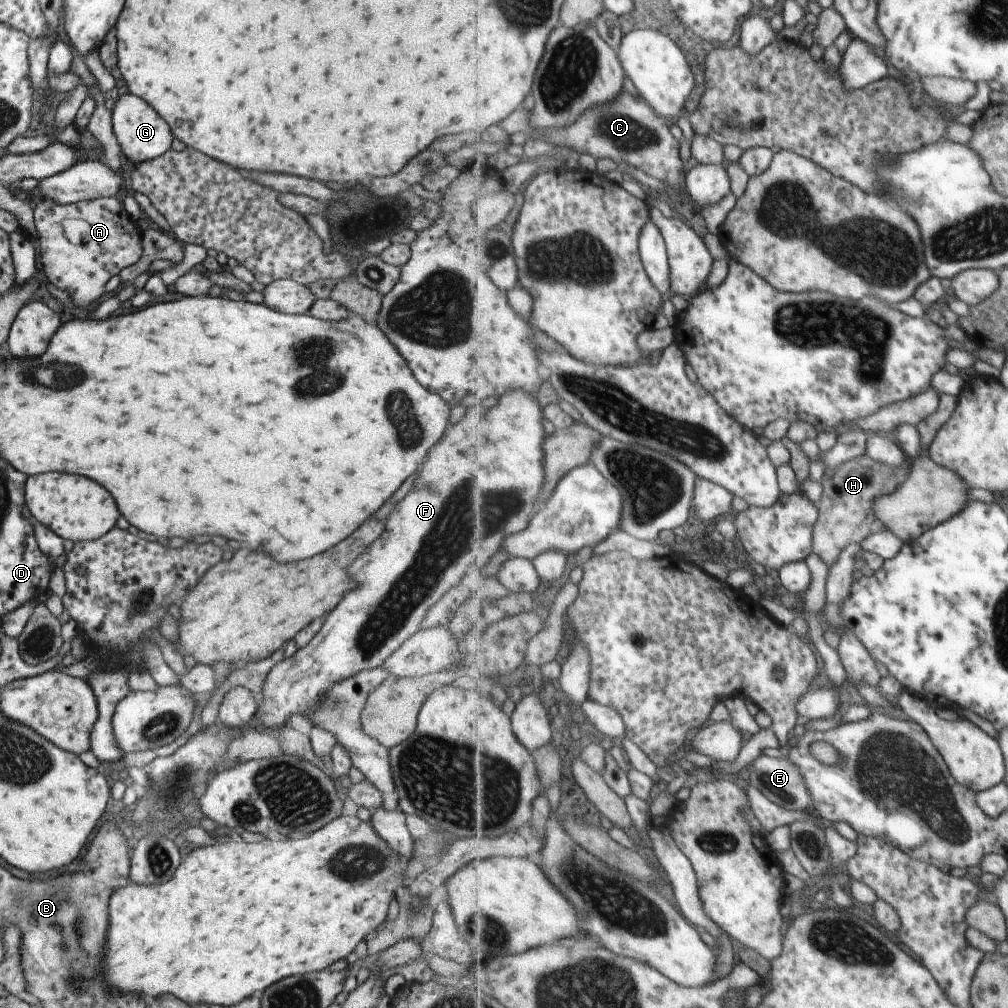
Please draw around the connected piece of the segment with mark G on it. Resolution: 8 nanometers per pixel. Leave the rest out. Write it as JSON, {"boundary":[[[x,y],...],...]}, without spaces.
{"boundary":[[[129,92],[122,94],[114,102],[113,109],[110,111],[110,119],[114,137],[118,142],[121,160],[123,160],[122,173],[124,173],[123,170],[129,170],[141,161],[151,160],[170,148],[173,136],[164,118],[149,104],[145,104],[141,98],[137,98]]]}

